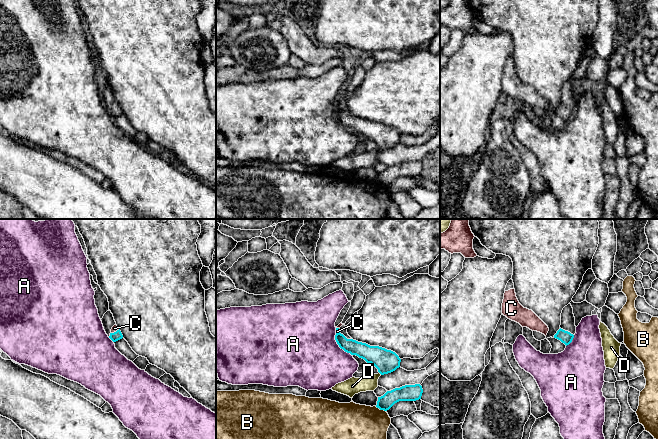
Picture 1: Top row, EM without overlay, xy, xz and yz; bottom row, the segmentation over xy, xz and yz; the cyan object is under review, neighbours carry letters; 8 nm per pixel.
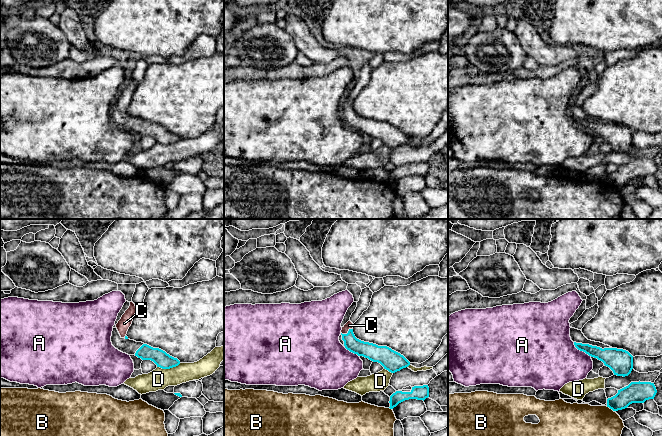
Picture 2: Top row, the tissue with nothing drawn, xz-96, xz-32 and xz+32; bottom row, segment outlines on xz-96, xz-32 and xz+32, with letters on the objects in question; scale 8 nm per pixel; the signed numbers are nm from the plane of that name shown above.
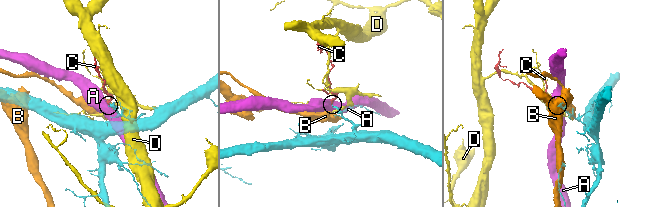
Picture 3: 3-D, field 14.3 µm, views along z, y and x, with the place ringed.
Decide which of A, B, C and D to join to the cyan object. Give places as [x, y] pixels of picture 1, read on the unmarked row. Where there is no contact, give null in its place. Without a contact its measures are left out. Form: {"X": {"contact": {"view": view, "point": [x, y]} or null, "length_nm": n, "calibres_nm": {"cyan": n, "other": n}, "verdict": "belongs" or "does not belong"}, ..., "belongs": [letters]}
{"A": {"contact": {"view": "xz", "point": [339, 122]}, "length_nm": 220, "calibres_nm": {"cyan": 130, "other": 480}, "verdict": "does not belong"}, "B": {"contact": {"view": "xz", "point": [380, 185]}, "length_nm": 100, "calibres_nm": {"cyan": 130, "other": 440}, "verdict": "does not belong"}, "C": {"contact": {"view": "xz", "point": [338, 105]}, "length_nm": 60, "calibres_nm": {"cyan": 20, "other": 20}, "verdict": "belongs"}, "D": {"contact": {"view": "xz", "point": [380, 149]}, "length_nm": 30, "calibres_nm": {"cyan": 190, "other": 140}, "verdict": "does not belong"}, "belongs": ["C"]}

